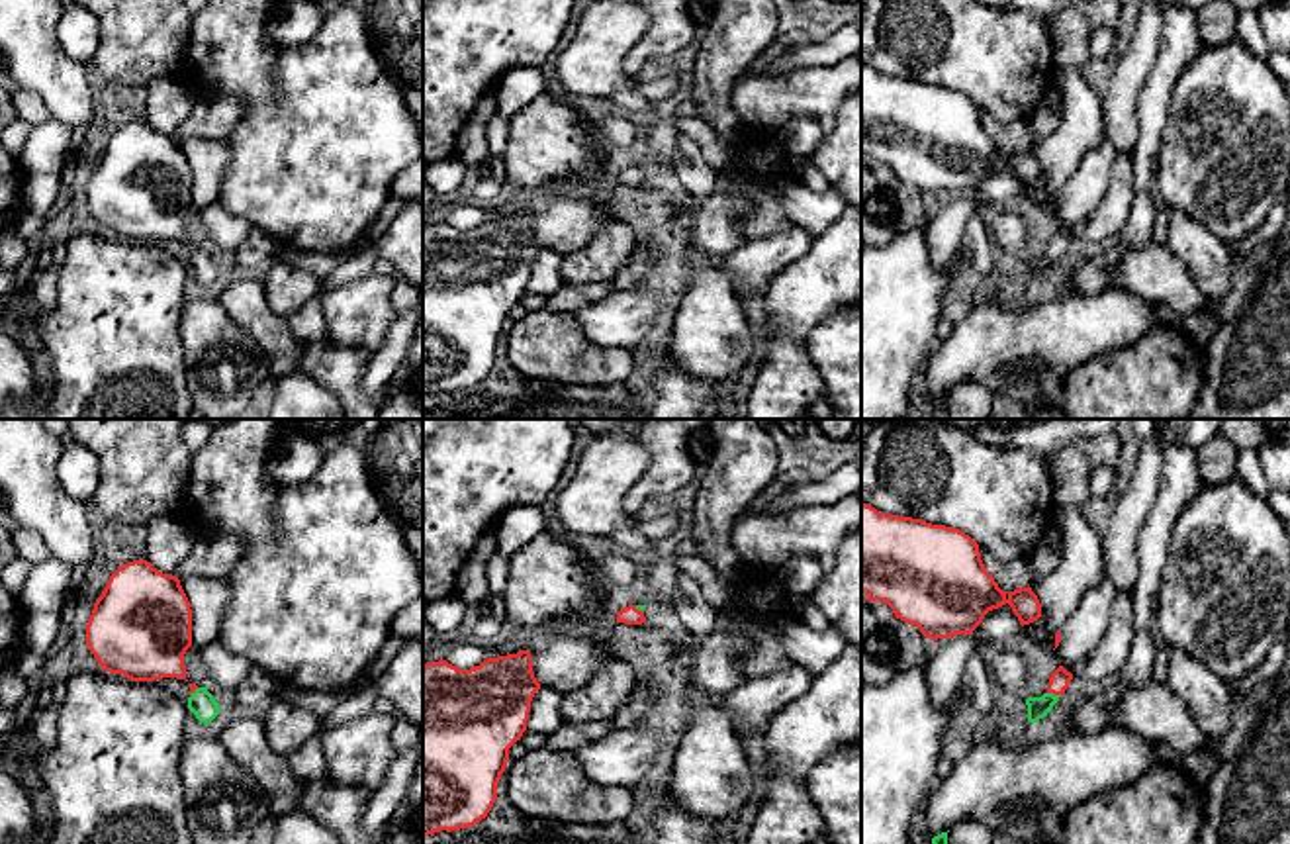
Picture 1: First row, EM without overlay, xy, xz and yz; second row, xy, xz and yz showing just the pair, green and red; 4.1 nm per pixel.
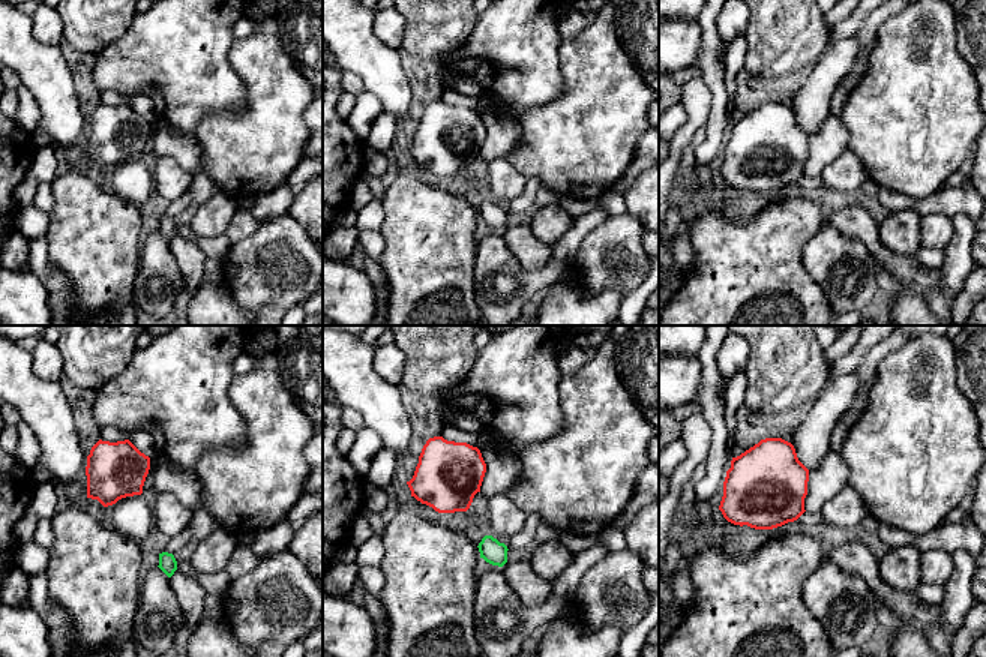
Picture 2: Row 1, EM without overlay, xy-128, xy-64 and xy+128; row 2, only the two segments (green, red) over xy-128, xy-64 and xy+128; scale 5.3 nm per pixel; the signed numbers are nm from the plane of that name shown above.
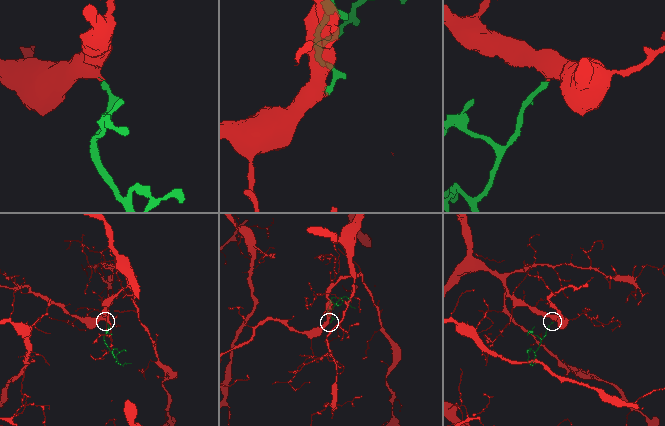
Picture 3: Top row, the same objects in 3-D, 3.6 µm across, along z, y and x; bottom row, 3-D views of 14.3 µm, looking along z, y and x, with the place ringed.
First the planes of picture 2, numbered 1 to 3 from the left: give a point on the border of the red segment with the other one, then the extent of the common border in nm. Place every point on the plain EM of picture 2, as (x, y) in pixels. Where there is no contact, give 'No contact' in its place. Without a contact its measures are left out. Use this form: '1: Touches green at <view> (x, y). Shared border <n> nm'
1: No contact
2: No contact
3: No contact

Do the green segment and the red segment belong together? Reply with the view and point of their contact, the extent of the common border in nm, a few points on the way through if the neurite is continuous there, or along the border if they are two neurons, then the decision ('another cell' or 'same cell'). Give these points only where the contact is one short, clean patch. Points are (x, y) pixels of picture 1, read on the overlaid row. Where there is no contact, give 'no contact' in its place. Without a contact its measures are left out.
contact yz (1052, 694); length 60 nm; way yz (1038, 707), (1052, 694), (1059, 680); same cell

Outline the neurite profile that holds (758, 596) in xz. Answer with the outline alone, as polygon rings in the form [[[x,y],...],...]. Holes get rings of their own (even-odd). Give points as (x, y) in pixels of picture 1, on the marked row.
[[[744,566],[730,584],[730,603],[736,605],[736,615],[746,625],[746,648],[738,658],[744,680],[787,670],[793,660],[777,638],[777,619],[783,609],[791,613],[793,597],[779,570],[767,574]]]

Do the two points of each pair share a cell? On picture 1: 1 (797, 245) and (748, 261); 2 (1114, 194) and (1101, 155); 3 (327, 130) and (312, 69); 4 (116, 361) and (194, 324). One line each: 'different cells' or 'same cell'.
1: same cell
2: different cells
3: same cell
4: different cells

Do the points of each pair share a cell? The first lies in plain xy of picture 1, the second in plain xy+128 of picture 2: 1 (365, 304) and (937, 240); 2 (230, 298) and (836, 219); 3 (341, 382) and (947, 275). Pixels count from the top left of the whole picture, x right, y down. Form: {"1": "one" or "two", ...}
{"1": "one", "2": "one", "3": "one"}

